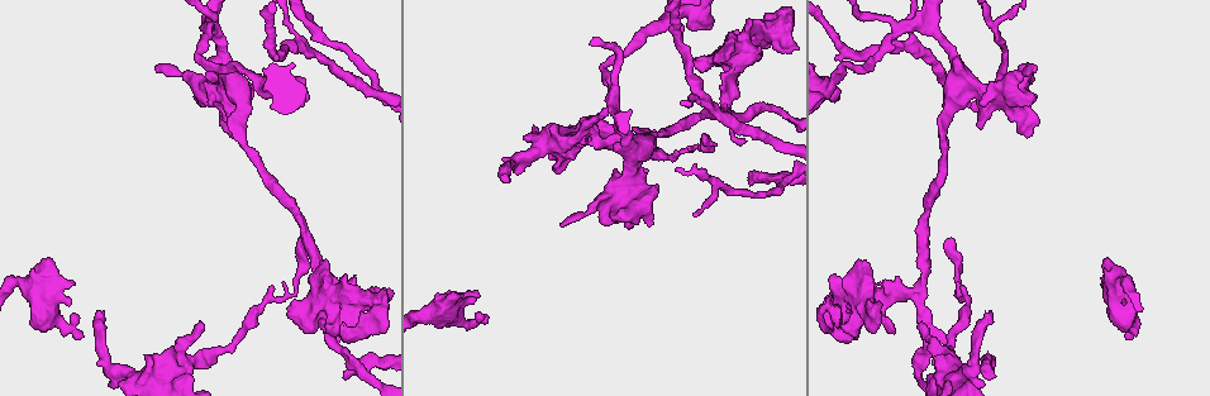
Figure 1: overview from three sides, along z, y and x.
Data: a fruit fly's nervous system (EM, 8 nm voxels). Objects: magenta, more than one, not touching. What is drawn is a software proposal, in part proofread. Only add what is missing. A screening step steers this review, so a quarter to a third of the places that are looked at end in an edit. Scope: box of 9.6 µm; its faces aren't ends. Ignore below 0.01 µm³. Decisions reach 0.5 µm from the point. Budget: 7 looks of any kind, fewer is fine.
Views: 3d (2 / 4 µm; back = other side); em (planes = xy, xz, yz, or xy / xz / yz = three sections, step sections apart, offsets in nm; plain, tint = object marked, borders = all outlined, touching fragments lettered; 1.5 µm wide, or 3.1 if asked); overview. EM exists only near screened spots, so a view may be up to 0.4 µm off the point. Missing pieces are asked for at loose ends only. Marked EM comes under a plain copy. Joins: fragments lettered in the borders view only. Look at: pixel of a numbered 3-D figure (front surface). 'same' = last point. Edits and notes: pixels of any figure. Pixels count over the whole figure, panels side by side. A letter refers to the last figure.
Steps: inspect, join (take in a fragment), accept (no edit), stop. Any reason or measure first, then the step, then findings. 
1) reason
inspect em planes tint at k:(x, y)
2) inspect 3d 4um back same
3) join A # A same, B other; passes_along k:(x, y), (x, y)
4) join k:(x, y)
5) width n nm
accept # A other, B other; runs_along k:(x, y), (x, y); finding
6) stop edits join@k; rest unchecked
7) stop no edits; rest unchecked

inspect em xy step 4 tint at 1:(563, 225)

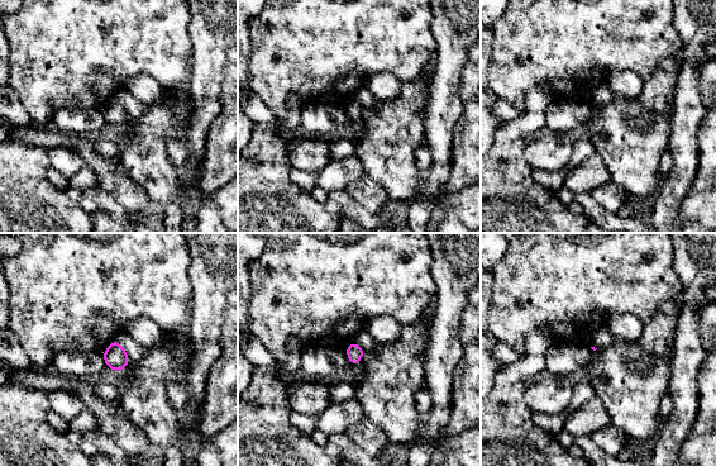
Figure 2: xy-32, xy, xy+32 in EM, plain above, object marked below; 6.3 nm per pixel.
inspect em planes borders same

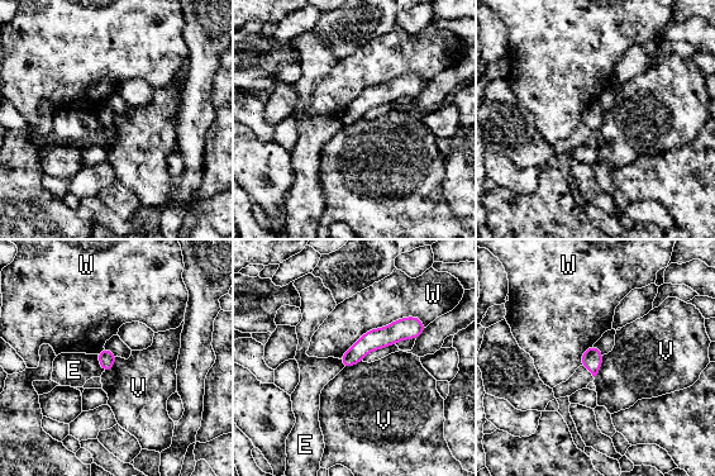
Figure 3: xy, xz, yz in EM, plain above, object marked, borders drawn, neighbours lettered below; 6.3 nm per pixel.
longest_contact W 600 nm
accept # E other, V other, W other; runs_along 3:(420, 325), (370, 341), (344, 361); none of them fits

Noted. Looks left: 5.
an open end
inspect 3d 2um back at 1:(55, 262)

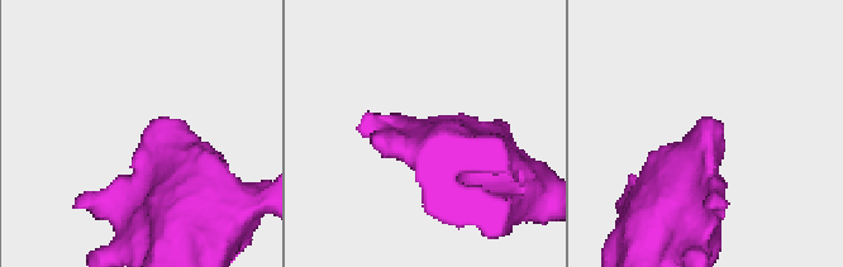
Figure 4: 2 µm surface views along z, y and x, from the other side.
inspect em xz step 4 tint at 4:(148, 126)

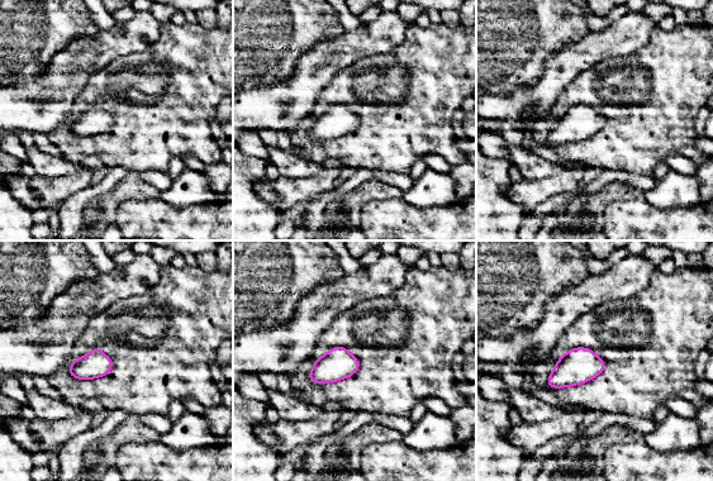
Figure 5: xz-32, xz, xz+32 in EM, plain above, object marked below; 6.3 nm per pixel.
inspect em xz step 4 borders same

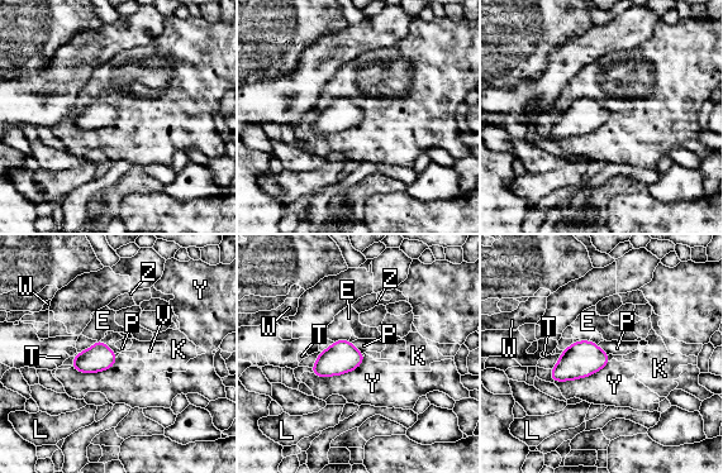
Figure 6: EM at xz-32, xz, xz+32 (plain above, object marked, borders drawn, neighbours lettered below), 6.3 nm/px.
longest_contact Y 360 nm
accept # E other, K other, L other, P other, T other, V other, W other, Y other, Z other; border 6:(365, 356), (341, 374), (312, 373); none of them fits

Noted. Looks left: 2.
branch stops here
inspect 3d 2um at 1:(509, 178)

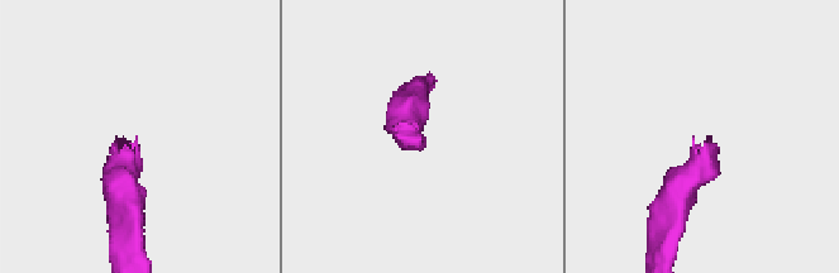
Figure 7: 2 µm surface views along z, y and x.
inspect em xy step 8 borders at 7:(711, 140)

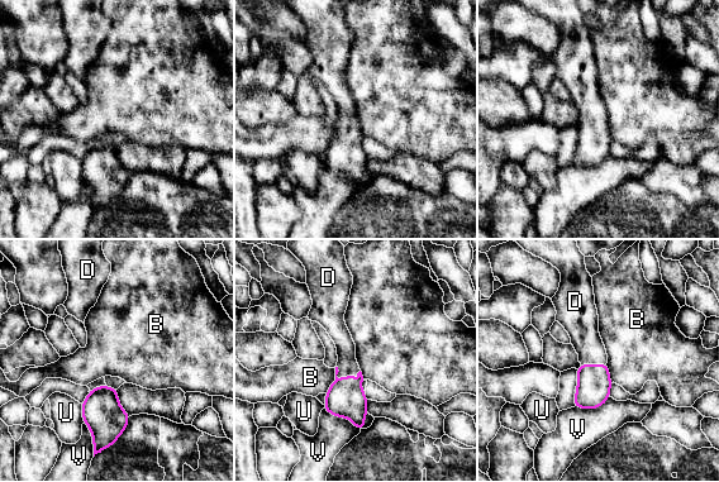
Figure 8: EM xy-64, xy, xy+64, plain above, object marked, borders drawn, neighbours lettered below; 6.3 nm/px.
longest_contact V 280 nm
join D # B other, D same, U other, V other; passes_along 8:(346, 399), (344, 377), (347, 363); the neuron continues

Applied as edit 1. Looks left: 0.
stop edits join@8; rest unchecked

